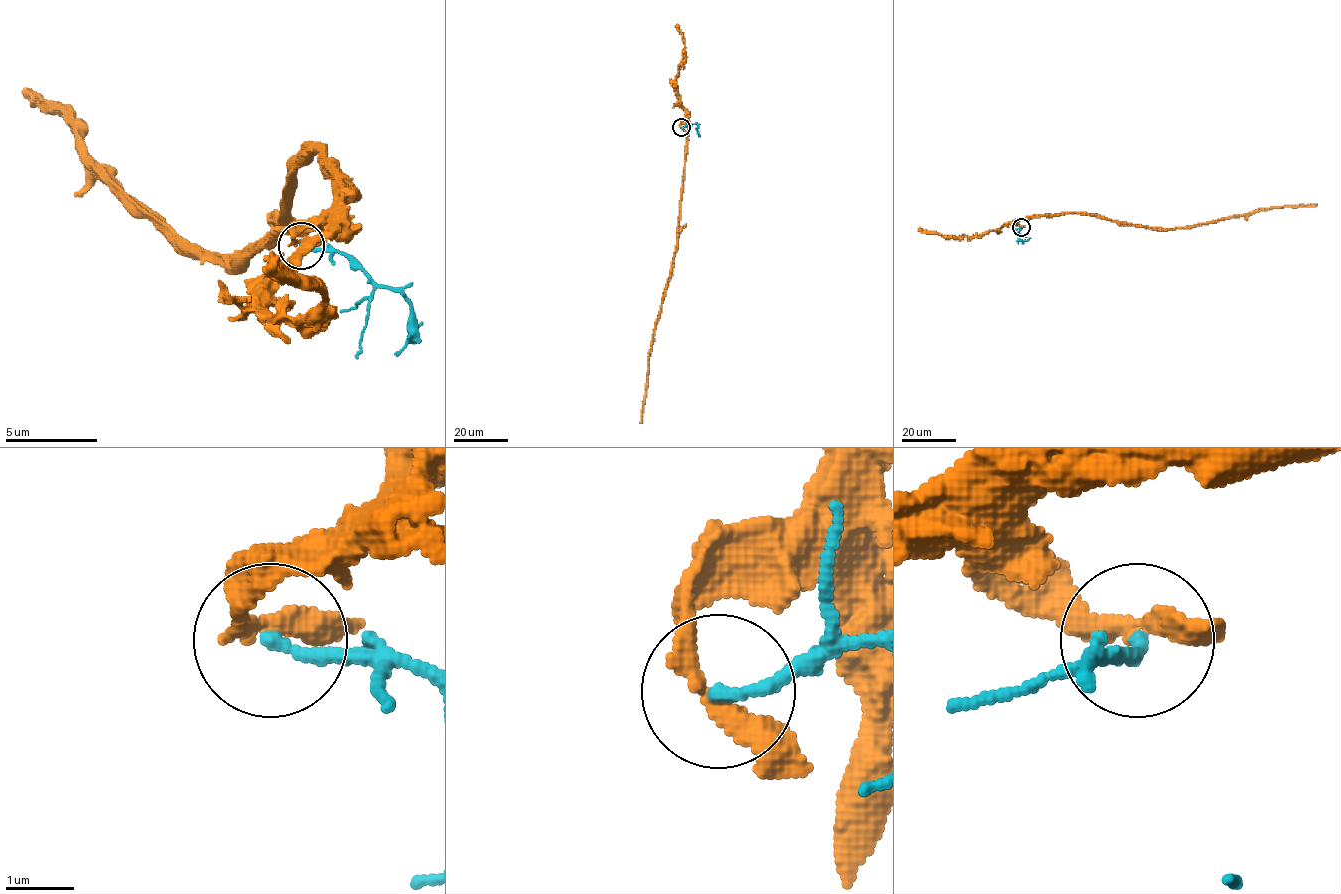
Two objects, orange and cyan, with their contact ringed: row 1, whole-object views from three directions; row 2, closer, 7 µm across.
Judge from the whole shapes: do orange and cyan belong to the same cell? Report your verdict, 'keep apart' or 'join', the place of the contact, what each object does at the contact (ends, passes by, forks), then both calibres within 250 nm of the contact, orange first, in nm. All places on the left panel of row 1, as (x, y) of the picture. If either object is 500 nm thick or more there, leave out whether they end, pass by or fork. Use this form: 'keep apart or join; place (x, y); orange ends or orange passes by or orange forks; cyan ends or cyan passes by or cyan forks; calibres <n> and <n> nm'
keep apart; place (301, 245); orange passes by; cyan ends; calibres 300 and 190 nm

